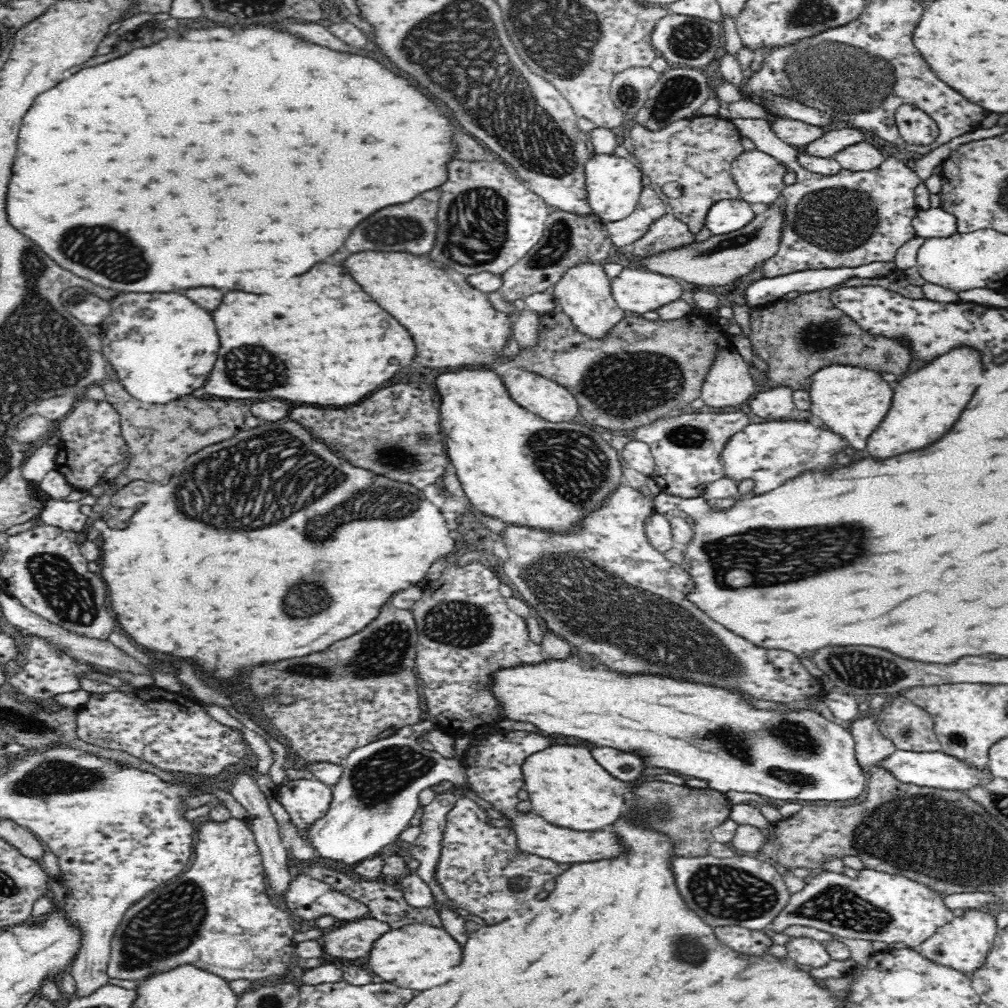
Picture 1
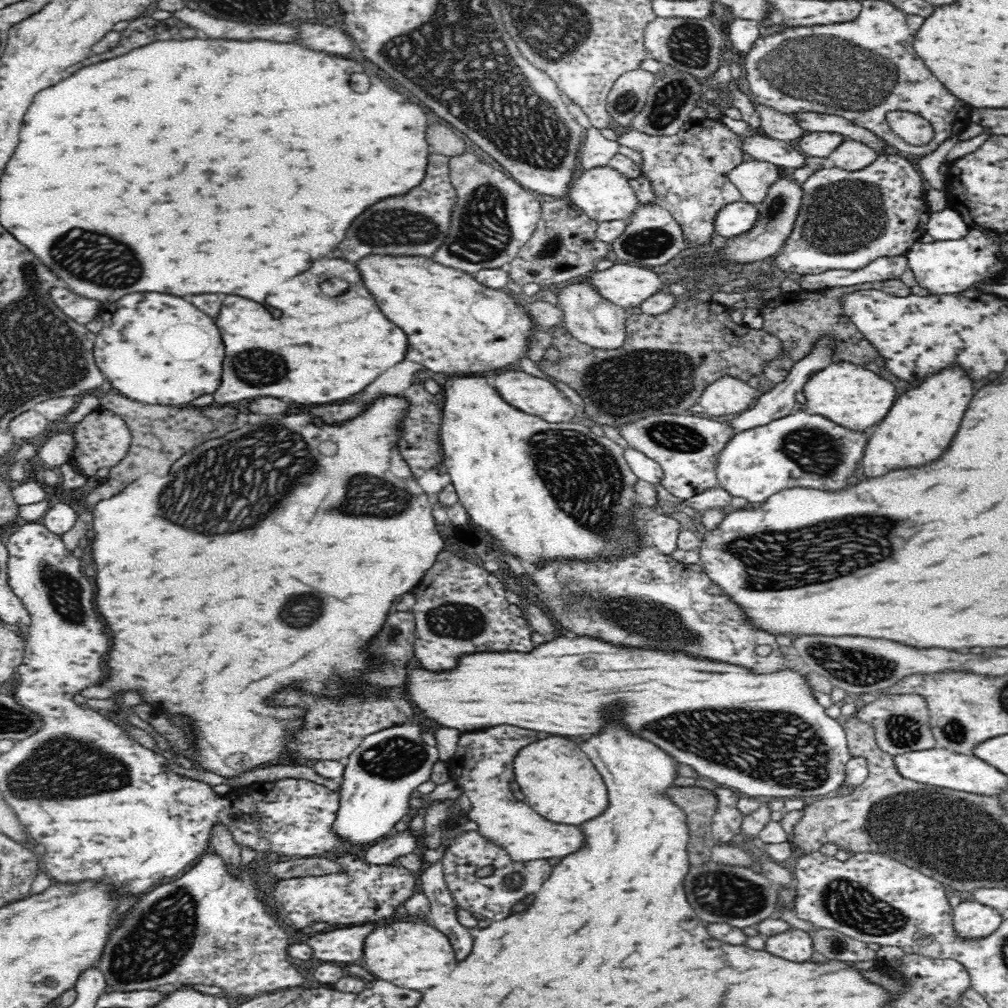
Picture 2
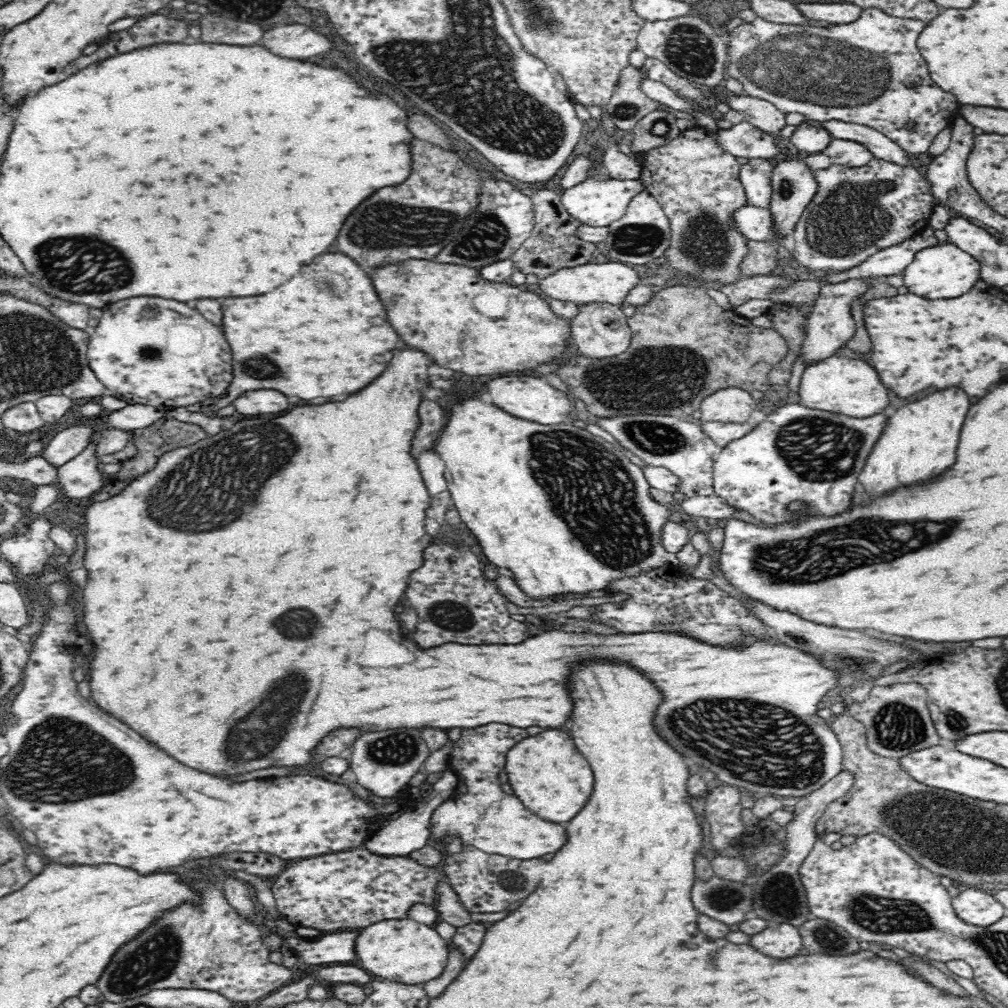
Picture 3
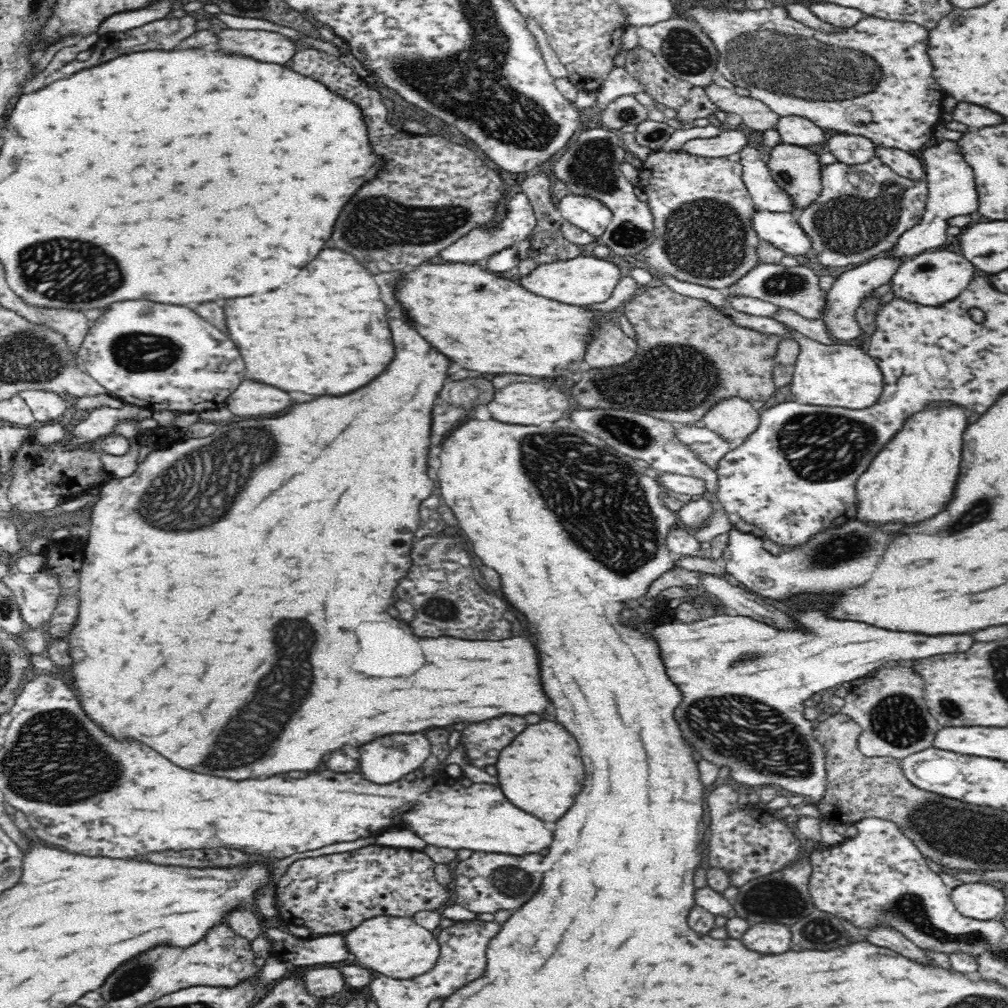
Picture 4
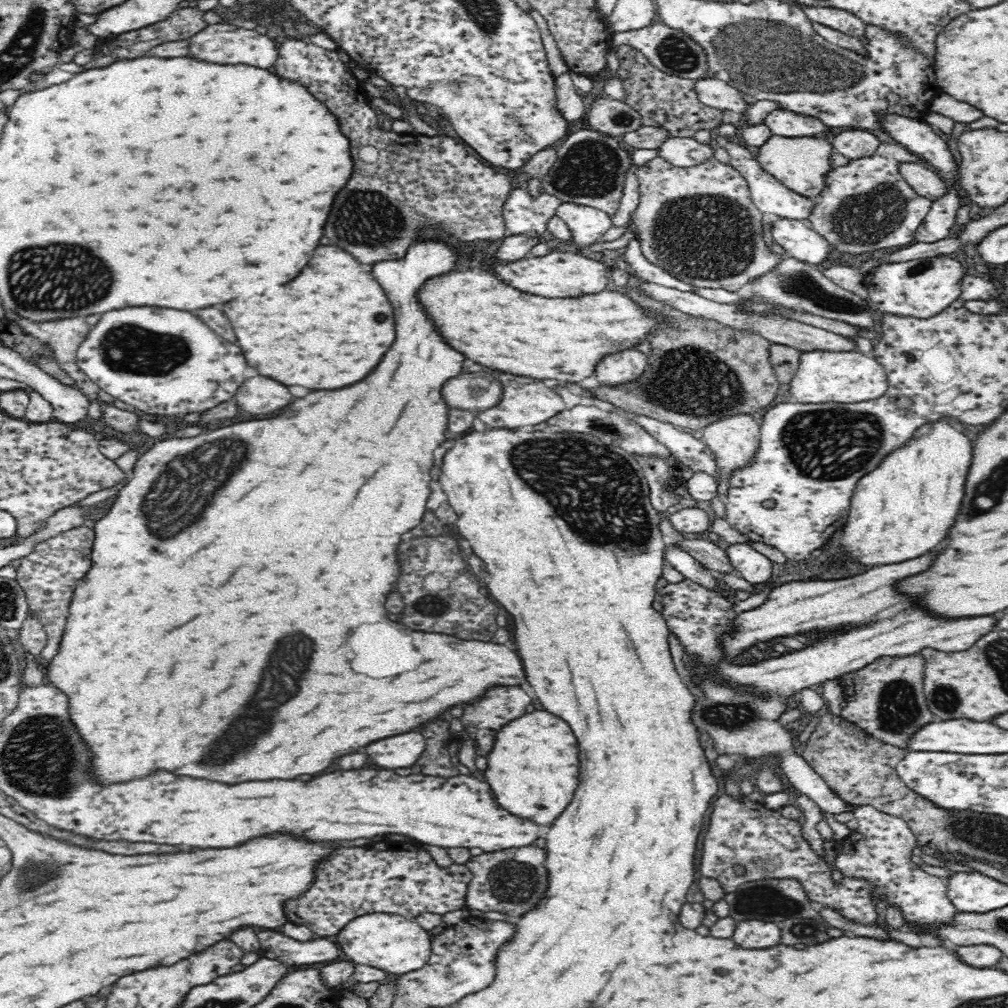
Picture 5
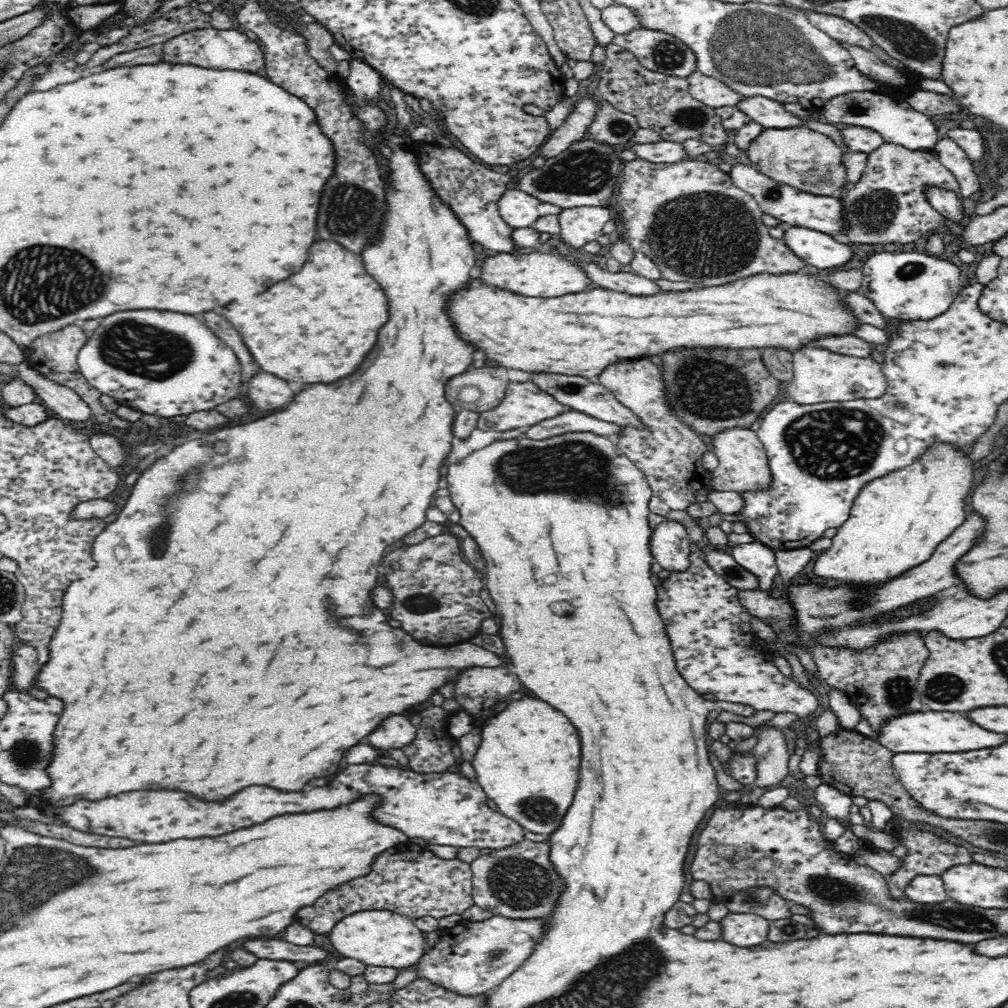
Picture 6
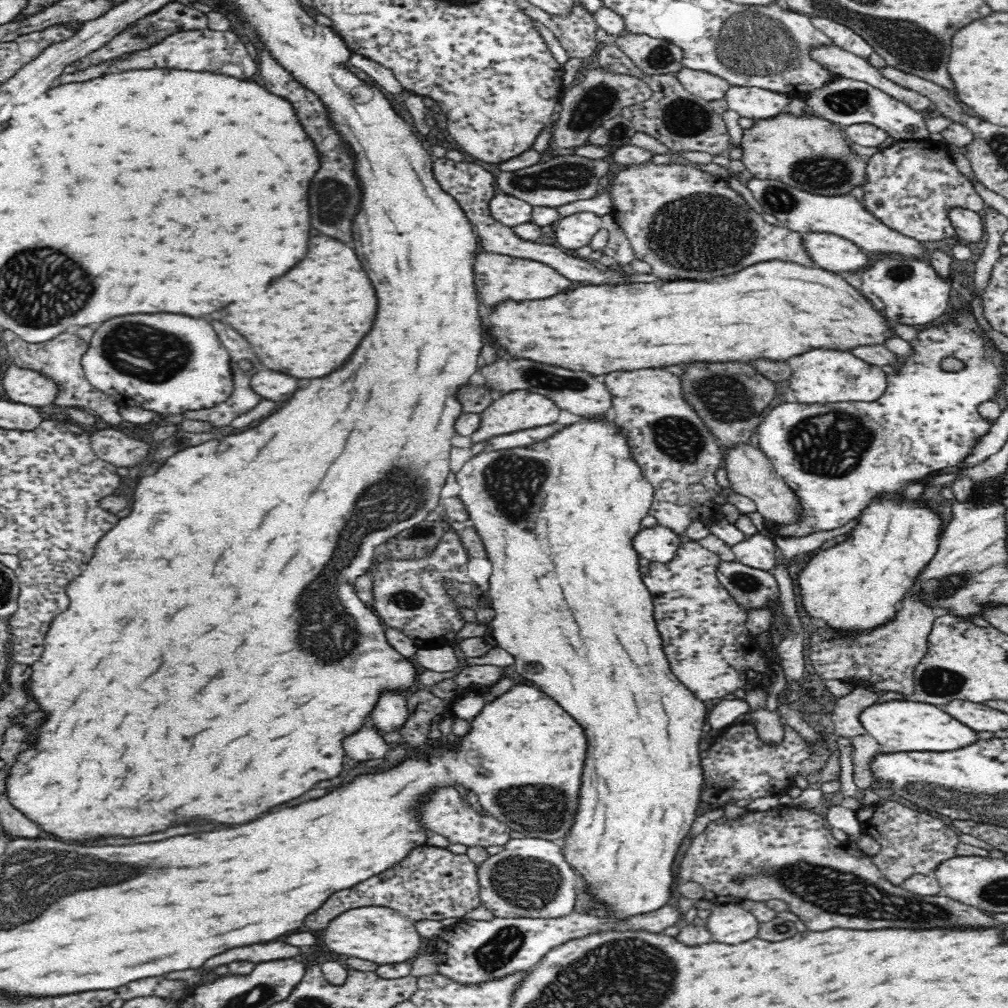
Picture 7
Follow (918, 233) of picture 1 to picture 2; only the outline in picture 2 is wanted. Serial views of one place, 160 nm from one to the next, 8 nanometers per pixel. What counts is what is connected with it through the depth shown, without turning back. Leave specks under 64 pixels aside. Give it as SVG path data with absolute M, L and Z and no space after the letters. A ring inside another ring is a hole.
M946 208L940 212L930 212L930 218L926 221L926 234L934 240L958 240L970 232L958 212Z

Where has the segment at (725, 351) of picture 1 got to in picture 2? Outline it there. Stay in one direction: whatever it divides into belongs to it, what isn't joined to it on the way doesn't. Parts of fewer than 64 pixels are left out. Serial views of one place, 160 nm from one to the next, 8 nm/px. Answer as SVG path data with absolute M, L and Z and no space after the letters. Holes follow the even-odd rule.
M724 375L711 382L699 396L699 405L708 415L731 415L750 408L754 401L752 388L740 376Z

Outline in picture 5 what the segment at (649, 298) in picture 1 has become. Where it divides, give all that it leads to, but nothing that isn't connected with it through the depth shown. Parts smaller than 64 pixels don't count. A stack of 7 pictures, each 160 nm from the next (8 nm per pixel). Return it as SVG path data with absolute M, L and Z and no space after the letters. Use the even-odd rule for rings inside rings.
M549 251L544 256L529 256L511 264L494 264L496 276L522 292L546 298L581 298L612 289L609 276L611 269L600 262L570 251Z

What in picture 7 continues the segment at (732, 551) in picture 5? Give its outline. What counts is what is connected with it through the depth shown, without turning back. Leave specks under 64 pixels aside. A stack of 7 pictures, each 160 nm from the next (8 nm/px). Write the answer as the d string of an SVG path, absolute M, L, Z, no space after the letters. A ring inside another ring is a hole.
M758 532L738 544L733 544L731 550L740 564L764 572L769 572L778 564L778 560L776 560L776 550L778 548L776 548L775 540Z

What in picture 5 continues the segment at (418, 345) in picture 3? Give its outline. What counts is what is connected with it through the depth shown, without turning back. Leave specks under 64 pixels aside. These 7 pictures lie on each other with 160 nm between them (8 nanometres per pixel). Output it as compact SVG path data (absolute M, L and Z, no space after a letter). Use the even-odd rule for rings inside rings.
M468 268L468 270L450 270L450 272L439 274L438 276L430 277L426 282L423 282L415 292L415 298L419 302L419 306L424 308L430 324L436 328L436 332L440 334L440 338L456 352L464 354L464 358L492 368L492 370L500 370L500 372L512 372L516 376L530 376L530 378L538 378L538 380L564 380L564 382L580 382L582 378L590 376L594 372L594 364L598 362L598 356L602 356L602 352L616 352L618 348L632 348L634 344L638 344L642 338L642 334L648 334L648 329L653 327L661 318L651 318L651 316L644 316L643 312L634 308L635 304L630 300L630 297L624 291L617 289L607 289L598 294L590 294L582 296L581 298L566 298L566 300L550 300L544 296L532 296L528 292L522 292L517 288L512 288L512 285L502 281L500 277L480 270L480 268Z

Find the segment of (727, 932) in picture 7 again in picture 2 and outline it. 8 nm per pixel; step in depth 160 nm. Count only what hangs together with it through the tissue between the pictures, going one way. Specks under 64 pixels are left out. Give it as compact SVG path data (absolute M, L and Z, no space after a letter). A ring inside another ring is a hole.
M799 929L768 936L765 944L768 944L768 952L772 952L774 956L782 956L786 960L800 962L800 964L812 960L814 956L814 943L810 932Z

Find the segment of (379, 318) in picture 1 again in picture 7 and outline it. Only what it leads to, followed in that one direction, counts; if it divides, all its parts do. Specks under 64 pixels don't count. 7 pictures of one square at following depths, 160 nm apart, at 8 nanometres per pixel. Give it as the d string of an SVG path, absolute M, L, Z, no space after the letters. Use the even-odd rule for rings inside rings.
M318 236L310 240L308 256L290 270L286 276L272 282L272 286L252 302L234 302L222 308L216 316L232 324L252 346L260 362L276 372L290 374L296 378L324 378L334 370L340 370L356 348L362 344L364 336L372 330L378 314L378 296L370 282L370 276L362 268L354 250L328 236Z

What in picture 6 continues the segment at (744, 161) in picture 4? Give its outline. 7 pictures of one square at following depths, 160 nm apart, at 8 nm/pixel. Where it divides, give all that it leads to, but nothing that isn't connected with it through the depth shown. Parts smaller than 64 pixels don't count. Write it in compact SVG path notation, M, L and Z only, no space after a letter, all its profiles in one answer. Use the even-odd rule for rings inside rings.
M742 162L732 164L730 176L738 188L754 197L763 211L763 215L778 218L785 226L808 228L829 234L835 238L842 236L842 232L844 232L842 203L840 203L837 195L820 196L802 192L786 184L776 182L773 178L762 174L757 168L754 168L754 165L748 166L748 164L742 164Z

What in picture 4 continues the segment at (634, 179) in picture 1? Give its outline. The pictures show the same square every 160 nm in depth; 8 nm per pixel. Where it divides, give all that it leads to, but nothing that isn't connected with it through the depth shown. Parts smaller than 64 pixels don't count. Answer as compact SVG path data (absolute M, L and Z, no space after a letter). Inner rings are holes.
M570 193L563 196L557 205L565 221L590 232L596 241L613 219L609 206L590 195Z

